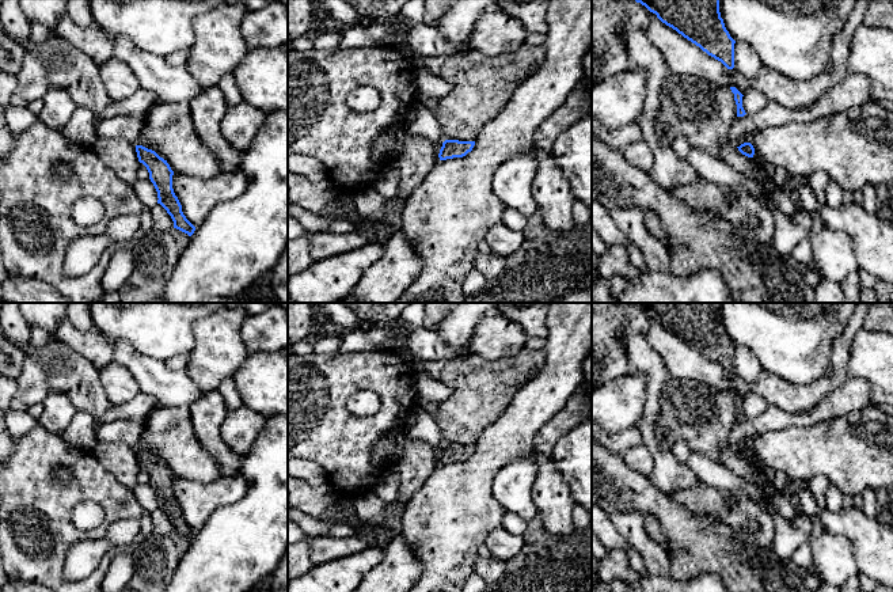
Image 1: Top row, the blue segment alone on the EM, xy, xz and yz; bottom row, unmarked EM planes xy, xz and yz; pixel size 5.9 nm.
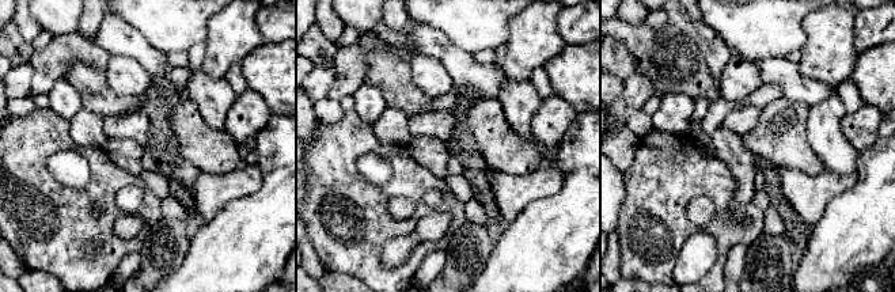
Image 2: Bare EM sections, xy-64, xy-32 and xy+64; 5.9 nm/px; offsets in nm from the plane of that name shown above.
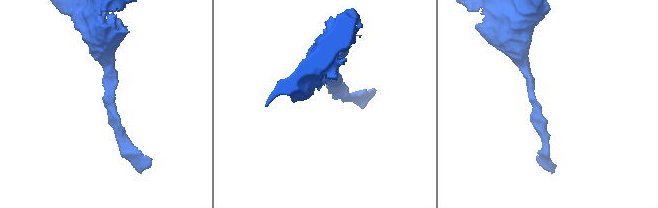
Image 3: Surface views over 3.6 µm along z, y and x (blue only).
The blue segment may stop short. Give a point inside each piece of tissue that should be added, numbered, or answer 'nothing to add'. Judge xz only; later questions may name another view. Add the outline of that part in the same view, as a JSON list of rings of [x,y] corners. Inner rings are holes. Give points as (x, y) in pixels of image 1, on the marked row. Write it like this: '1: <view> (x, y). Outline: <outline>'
nothing to add

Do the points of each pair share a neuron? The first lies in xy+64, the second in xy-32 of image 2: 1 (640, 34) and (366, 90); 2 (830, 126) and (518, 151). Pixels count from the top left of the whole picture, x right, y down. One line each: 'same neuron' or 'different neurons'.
1: different neurons
2: different neurons

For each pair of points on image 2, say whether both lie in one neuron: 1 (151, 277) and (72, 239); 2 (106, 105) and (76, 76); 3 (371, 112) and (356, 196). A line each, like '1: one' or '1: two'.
1: two
2: one
3: two

